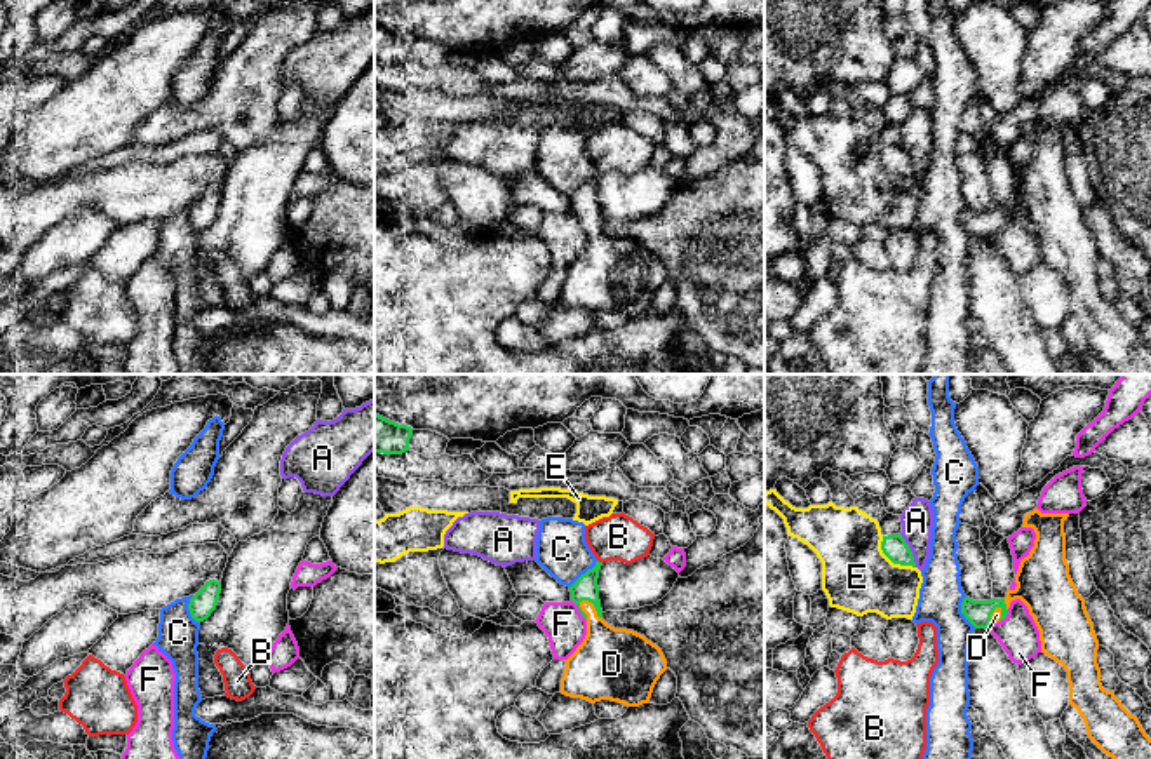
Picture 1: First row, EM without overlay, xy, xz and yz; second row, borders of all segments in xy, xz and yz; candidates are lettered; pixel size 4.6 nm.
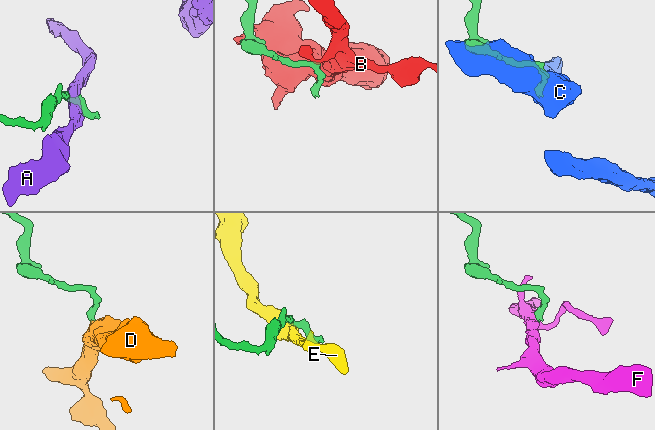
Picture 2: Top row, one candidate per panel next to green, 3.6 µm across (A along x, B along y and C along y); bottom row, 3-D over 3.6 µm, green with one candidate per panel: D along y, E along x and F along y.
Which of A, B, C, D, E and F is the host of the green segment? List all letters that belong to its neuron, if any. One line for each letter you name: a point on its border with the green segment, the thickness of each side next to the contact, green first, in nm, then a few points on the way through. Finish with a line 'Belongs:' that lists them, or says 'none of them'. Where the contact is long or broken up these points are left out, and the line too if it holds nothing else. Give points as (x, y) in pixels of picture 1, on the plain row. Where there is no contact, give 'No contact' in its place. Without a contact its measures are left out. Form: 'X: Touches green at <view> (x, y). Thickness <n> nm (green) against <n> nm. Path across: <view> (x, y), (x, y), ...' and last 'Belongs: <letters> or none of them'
D: Touches green at xz (592, 213). Thickness 110 nm (green) against 260 nm. Path across: xz (585, 197), (585, 206), (592, 213), (594, 234), (606, 265)
Belongs: D

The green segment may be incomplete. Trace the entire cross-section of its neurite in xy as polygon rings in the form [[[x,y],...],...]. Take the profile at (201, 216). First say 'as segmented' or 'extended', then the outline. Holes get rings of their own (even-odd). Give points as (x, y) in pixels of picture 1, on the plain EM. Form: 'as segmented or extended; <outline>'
as segmented; [[[216,190],[205,191],[205,195],[190,209],[188,219],[195,232],[204,232],[218,216],[221,204],[221,193]]]

